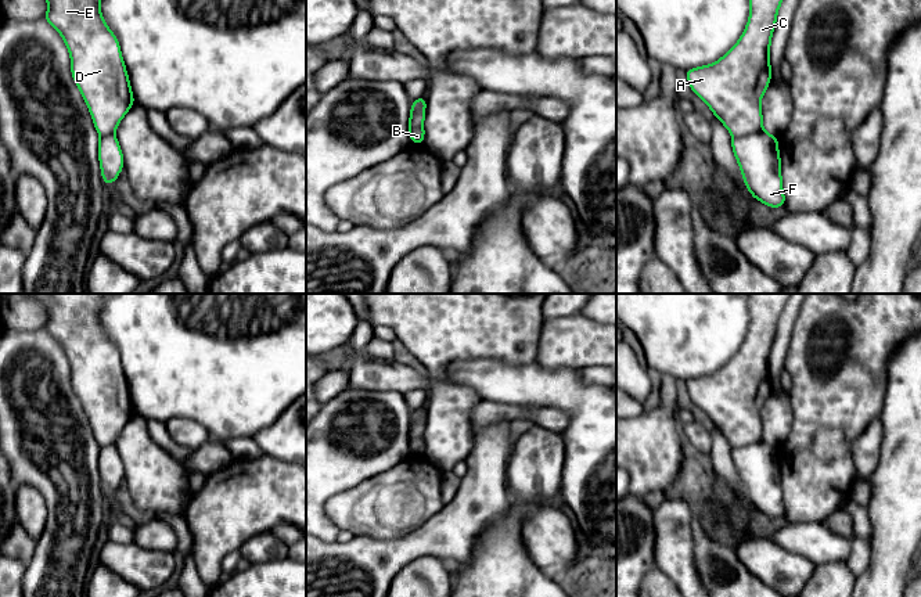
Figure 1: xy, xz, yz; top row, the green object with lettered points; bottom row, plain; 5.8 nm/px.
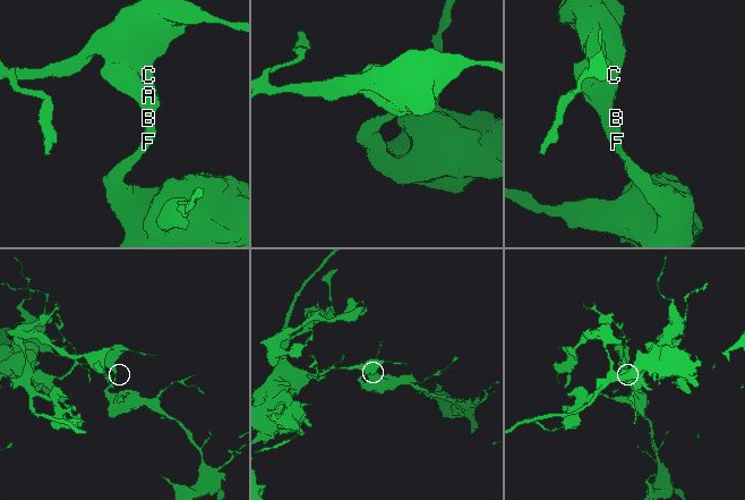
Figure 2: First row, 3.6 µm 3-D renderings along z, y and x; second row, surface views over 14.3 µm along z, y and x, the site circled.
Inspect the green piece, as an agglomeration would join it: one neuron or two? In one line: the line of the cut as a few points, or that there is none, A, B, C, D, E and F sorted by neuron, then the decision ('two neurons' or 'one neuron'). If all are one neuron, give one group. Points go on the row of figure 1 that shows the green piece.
cut in yz along (762, 130), (733, 137); A C D E / B F; two neurons

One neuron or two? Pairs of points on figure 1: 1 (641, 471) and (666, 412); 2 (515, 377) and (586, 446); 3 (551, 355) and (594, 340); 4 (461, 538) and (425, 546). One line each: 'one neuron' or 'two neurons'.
1: one neuron
2: one neuron
3: one neuron
4: one neuron

